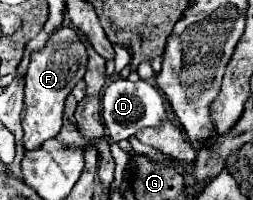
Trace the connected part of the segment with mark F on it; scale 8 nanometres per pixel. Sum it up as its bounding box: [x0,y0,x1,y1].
[22,19,88,149]

